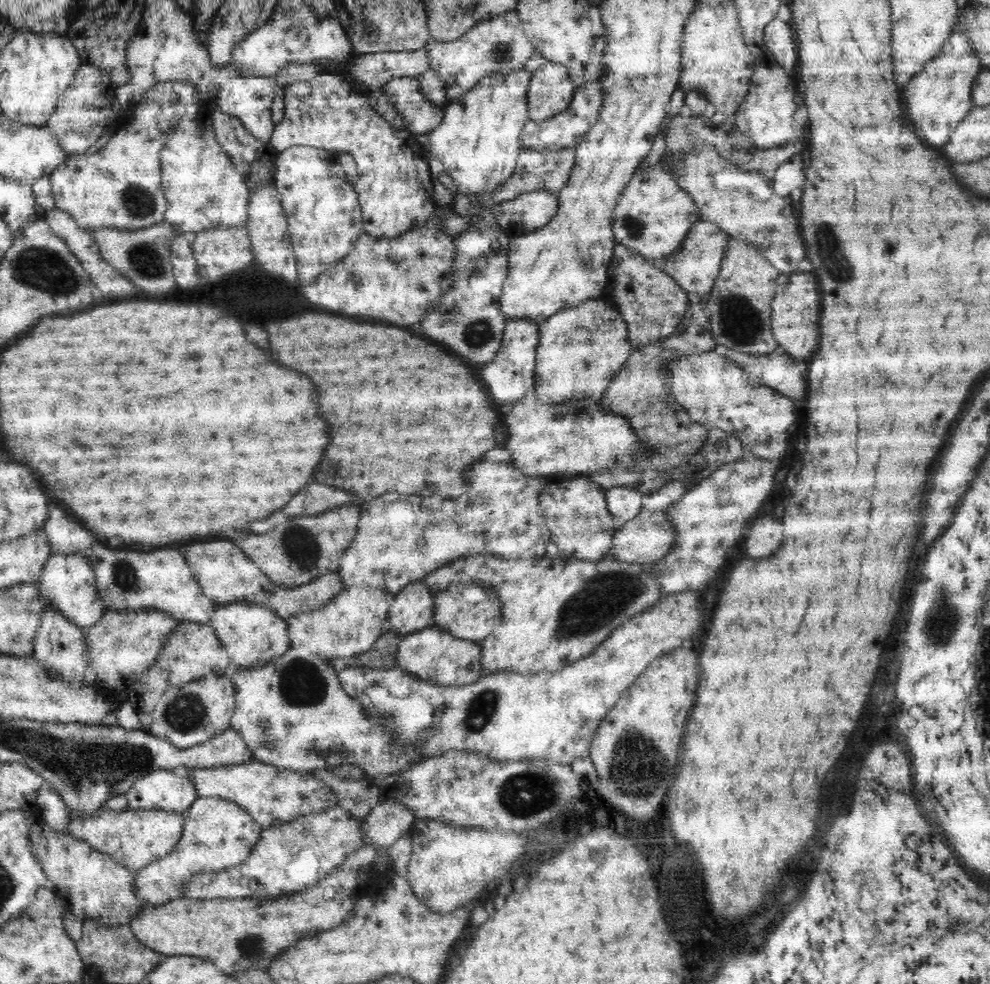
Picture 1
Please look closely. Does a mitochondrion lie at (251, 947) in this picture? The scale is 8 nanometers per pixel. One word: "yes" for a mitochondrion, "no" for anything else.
yes

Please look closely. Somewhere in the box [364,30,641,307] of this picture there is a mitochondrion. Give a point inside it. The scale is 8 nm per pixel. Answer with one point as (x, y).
(500, 52)

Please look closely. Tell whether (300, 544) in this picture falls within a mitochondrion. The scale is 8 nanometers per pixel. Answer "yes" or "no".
yes

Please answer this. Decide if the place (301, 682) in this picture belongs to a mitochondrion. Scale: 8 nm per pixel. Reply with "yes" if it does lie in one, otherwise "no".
yes

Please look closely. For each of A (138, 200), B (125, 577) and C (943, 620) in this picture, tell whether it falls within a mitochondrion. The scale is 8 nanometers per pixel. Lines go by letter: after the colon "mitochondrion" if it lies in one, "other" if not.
A: mitochondrion
B: mitochondrion
C: mitochondrion

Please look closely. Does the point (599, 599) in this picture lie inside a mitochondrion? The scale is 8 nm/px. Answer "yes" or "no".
yes

